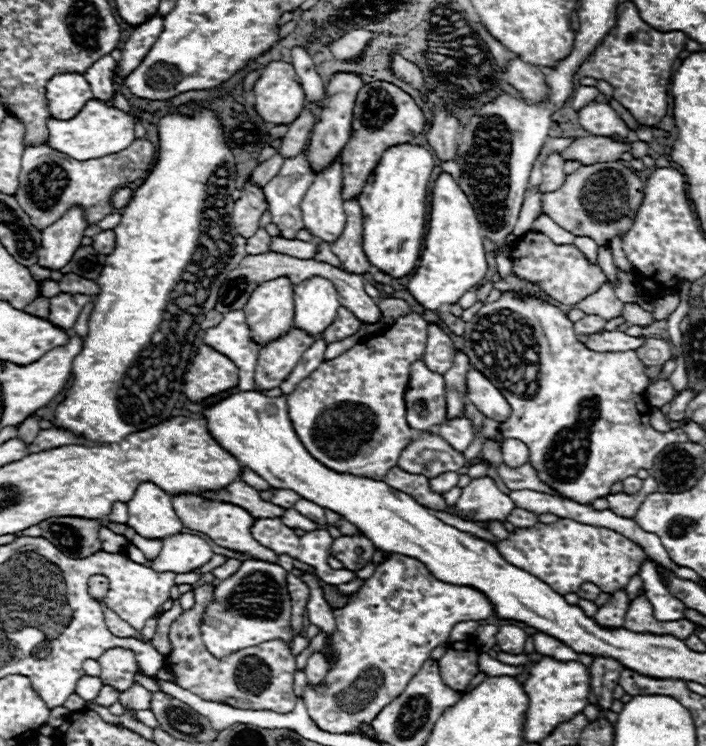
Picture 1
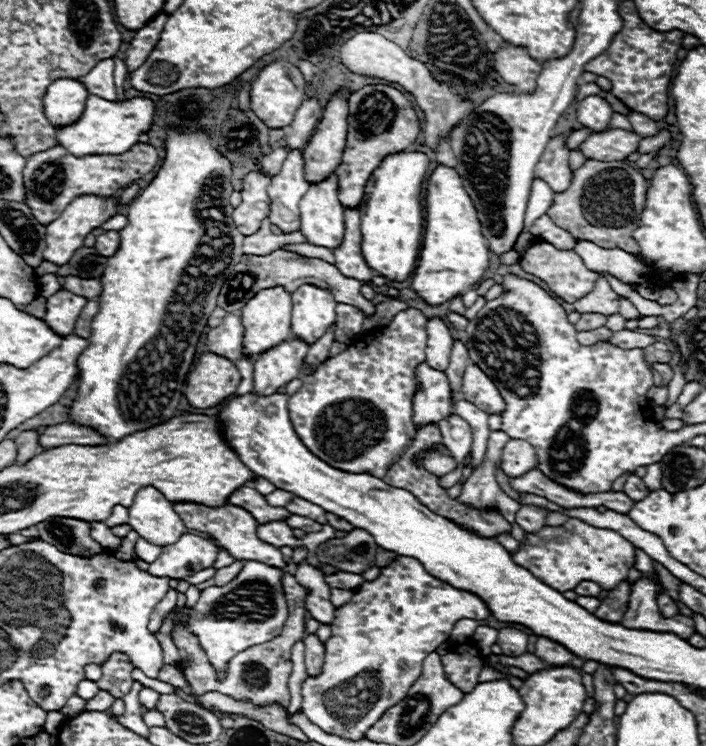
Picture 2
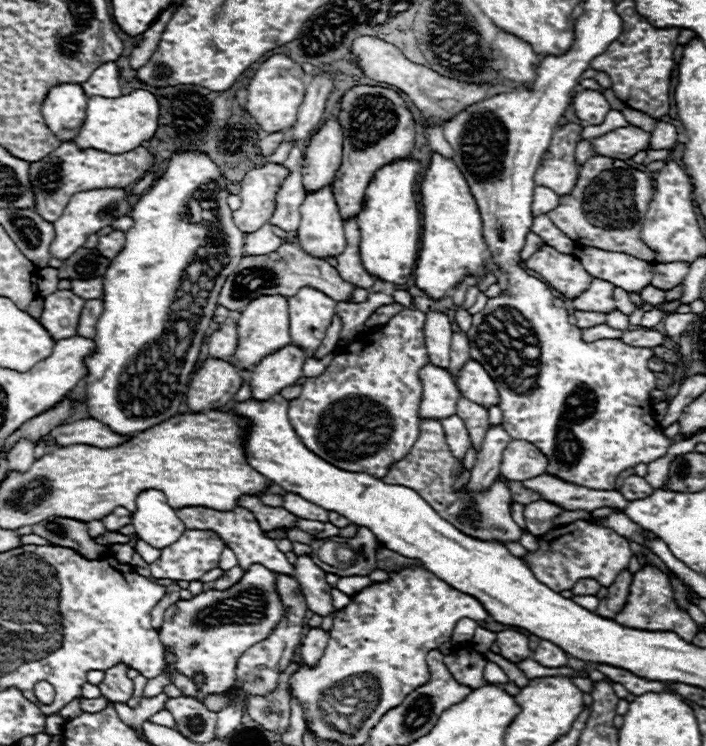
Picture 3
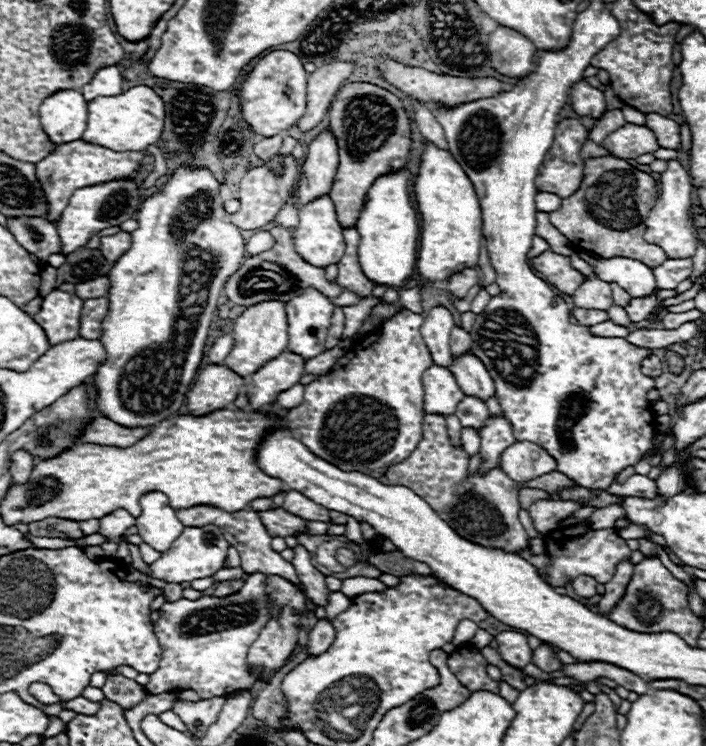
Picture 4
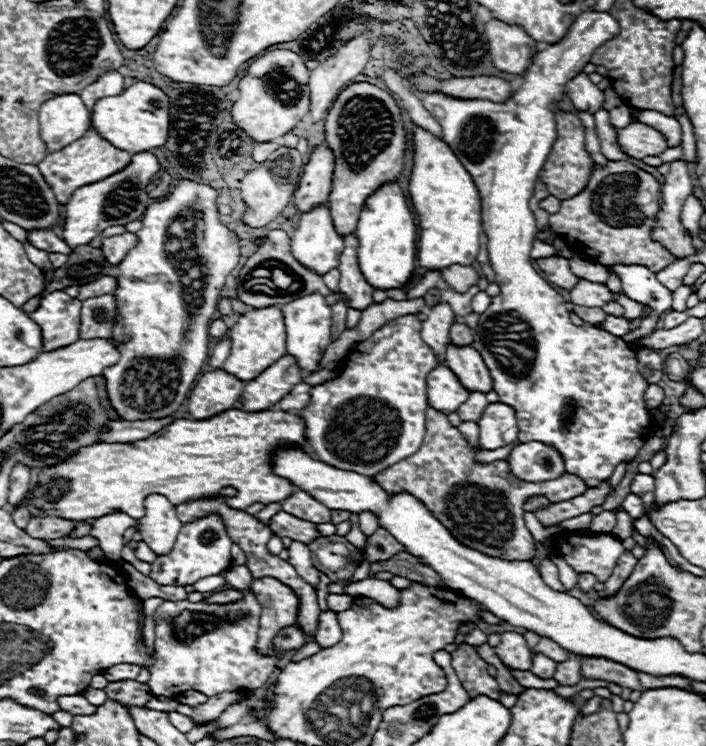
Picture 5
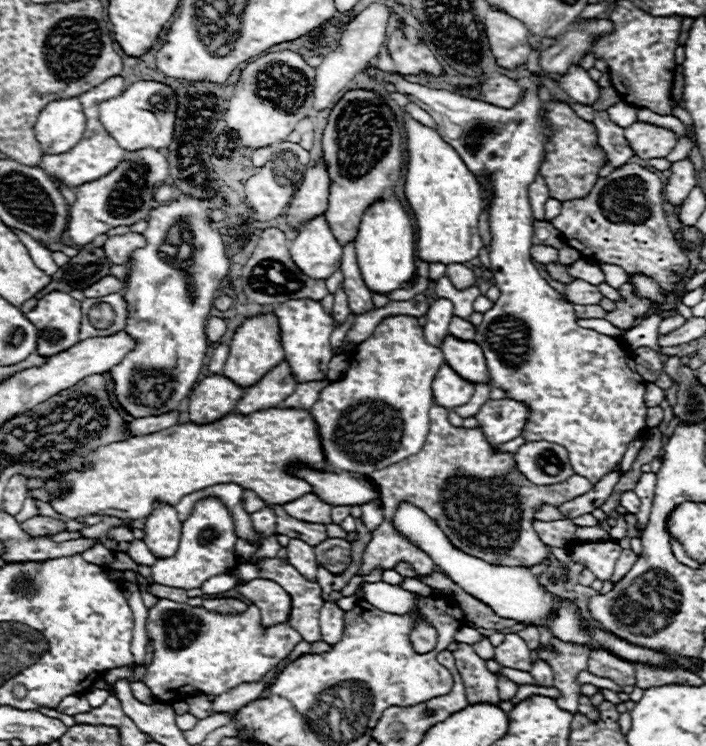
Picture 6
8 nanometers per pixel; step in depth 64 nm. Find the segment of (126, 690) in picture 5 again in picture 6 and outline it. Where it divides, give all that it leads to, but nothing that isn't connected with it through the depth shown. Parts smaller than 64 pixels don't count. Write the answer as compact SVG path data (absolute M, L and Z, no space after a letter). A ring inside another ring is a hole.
M132 682L132 692L134 692L134 696L136 696L140 702L146 702L146 704L154 704L154 702L156 702L154 696L152 696L152 692L150 692L142 682Z

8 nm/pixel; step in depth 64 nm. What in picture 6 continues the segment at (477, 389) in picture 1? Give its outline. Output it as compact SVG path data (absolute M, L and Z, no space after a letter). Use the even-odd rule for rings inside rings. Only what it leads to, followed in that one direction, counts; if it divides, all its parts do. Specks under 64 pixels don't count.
M446 336L444 342L440 344L440 350L444 352L446 364L450 364L450 368L456 370L468 382L476 384L476 382L486 382L490 378L486 368L486 358L476 342Z

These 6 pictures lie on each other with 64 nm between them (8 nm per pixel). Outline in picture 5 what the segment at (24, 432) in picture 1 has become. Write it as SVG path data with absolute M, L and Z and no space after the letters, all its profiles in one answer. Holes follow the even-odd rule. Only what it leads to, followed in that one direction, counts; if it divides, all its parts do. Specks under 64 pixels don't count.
M16 466L10 476L10 490L8 490L8 506L14 510L26 498L30 482L30 470L24 466Z

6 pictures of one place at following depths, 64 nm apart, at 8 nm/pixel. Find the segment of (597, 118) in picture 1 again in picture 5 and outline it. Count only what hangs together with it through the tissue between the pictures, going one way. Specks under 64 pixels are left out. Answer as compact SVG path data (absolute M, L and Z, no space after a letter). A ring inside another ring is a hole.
M584 72L566 82L566 94L576 110L588 110L590 114L598 112L604 104L604 92L594 82L590 82L588 74Z

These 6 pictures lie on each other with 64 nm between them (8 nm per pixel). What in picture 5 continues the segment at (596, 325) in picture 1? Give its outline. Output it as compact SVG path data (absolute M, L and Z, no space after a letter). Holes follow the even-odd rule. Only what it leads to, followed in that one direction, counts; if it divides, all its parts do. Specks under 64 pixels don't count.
M572 306L572 312L576 316L580 316L584 322L588 324L596 324L596 322L602 322L606 318L606 312L602 308L586 308L586 306Z

